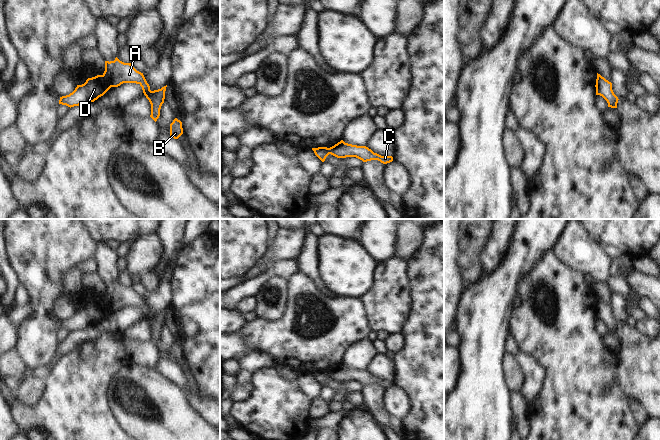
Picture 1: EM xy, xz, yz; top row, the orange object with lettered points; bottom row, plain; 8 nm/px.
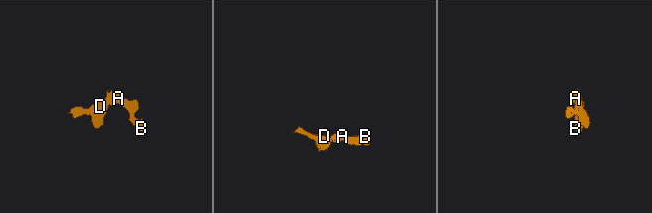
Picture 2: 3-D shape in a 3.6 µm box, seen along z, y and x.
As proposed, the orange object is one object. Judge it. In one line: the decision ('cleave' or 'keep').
cleave

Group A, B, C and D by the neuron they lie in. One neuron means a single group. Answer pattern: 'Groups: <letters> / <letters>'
Groups: A B C / D

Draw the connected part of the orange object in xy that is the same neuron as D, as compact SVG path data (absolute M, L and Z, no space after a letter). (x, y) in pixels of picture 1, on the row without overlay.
M102 299L88 302L82 309L77 309L69 319L60 321L59 328L68 331L91 327L103 320L111 311Z

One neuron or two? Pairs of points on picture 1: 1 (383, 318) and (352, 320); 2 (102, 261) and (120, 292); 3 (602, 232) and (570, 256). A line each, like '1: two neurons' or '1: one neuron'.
1: two neurons
2: one neuron
3: two neurons

